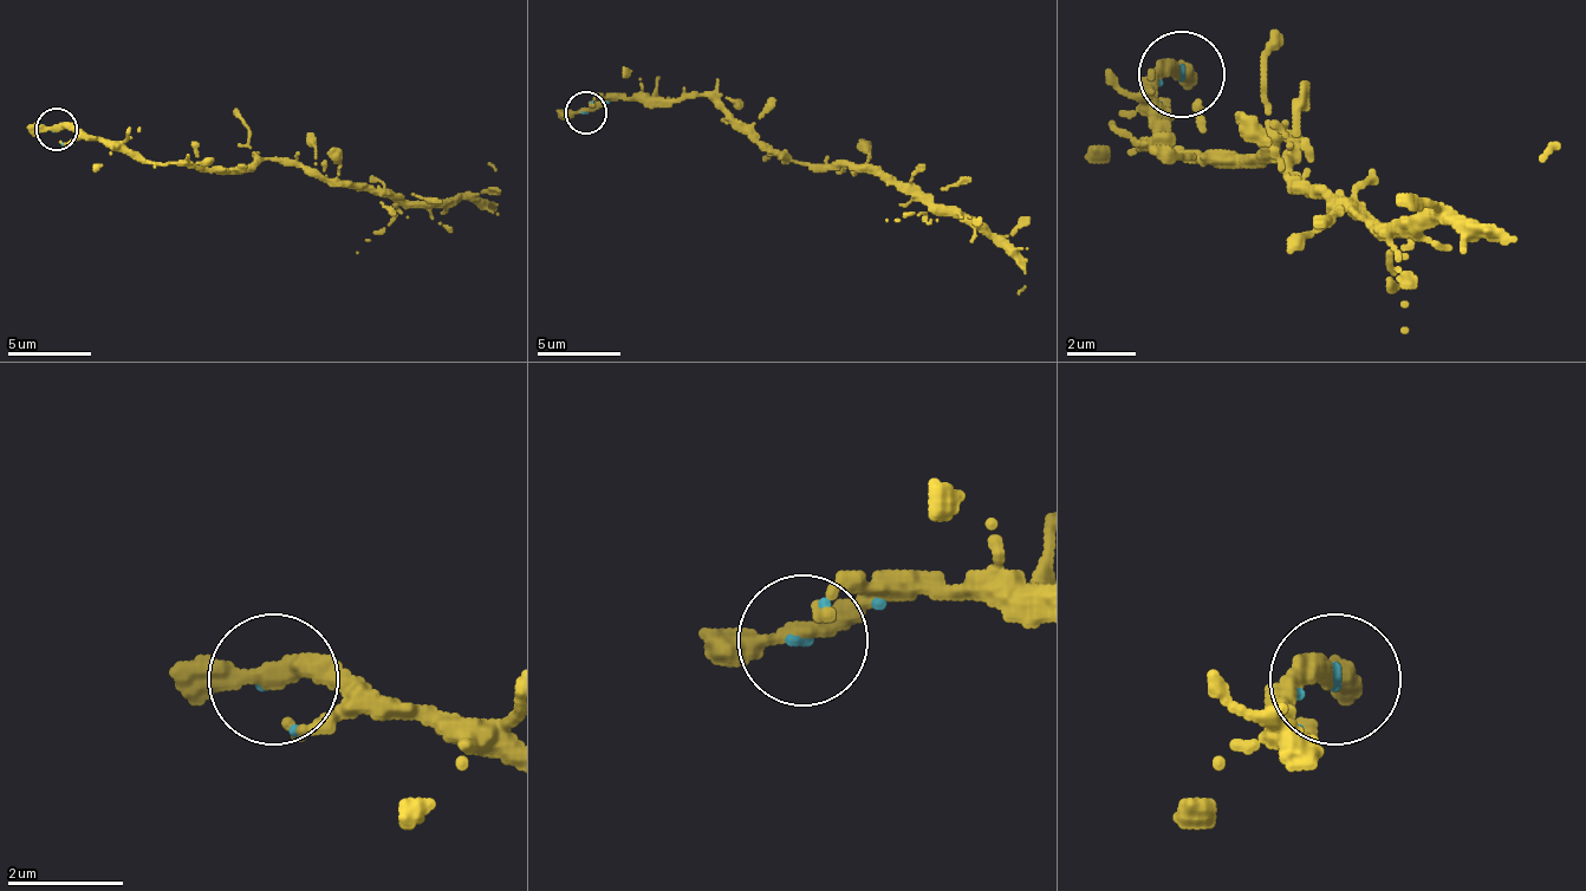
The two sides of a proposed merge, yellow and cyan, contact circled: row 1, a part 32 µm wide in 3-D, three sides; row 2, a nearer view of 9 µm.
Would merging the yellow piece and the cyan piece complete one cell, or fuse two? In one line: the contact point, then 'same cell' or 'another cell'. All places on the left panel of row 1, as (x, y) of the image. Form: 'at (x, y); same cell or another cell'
at (56, 129); same cell

